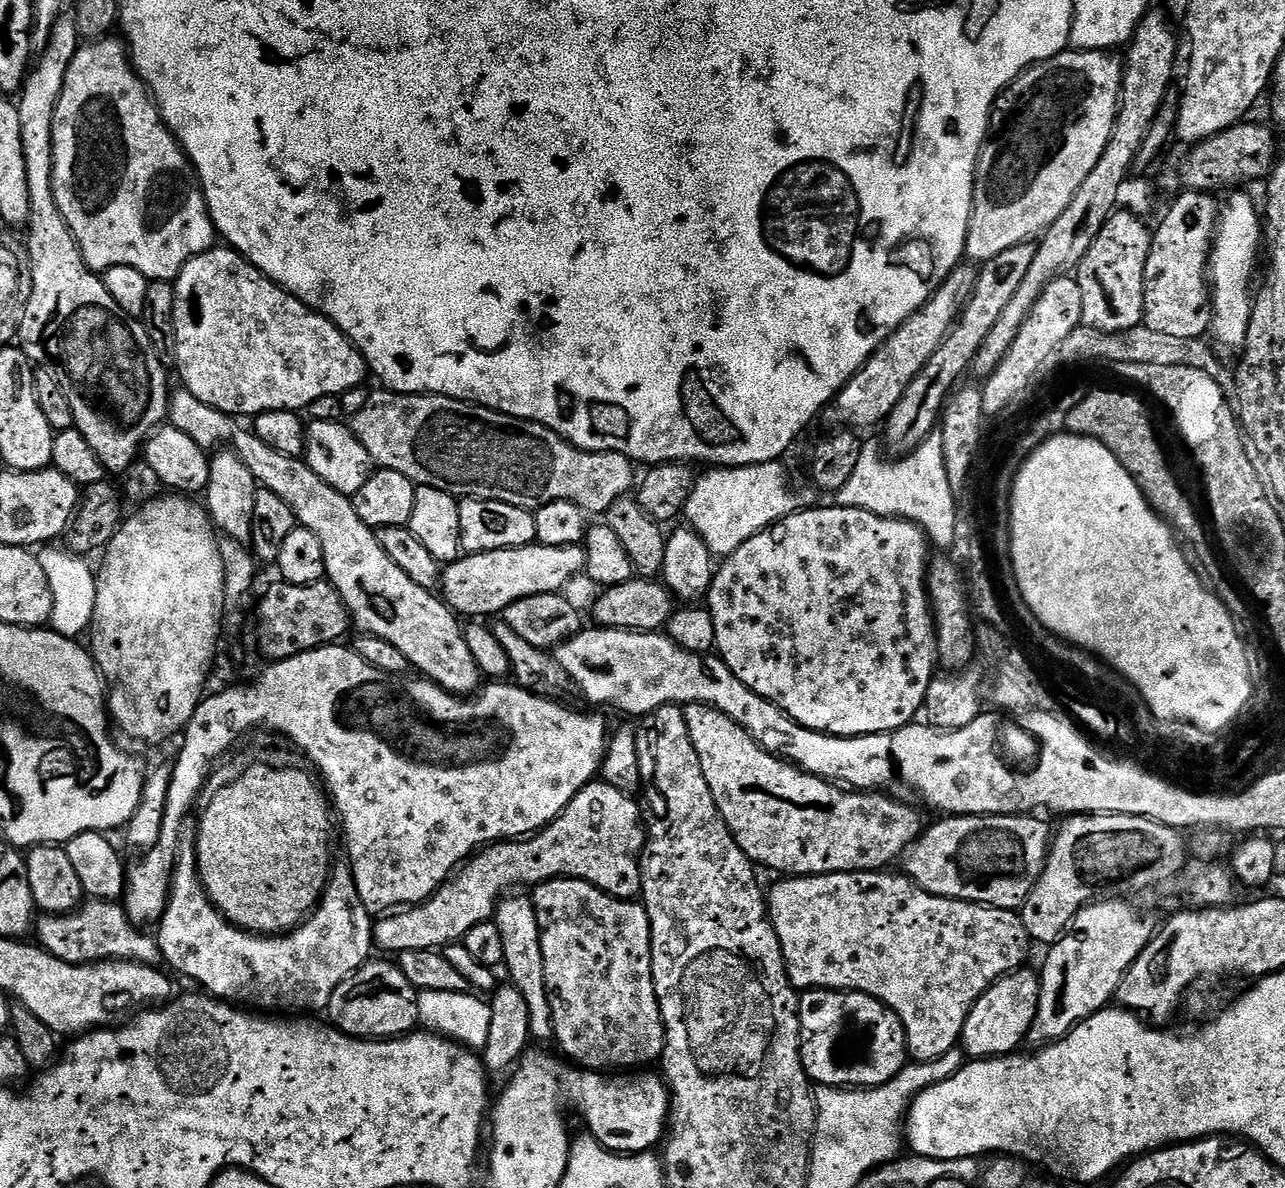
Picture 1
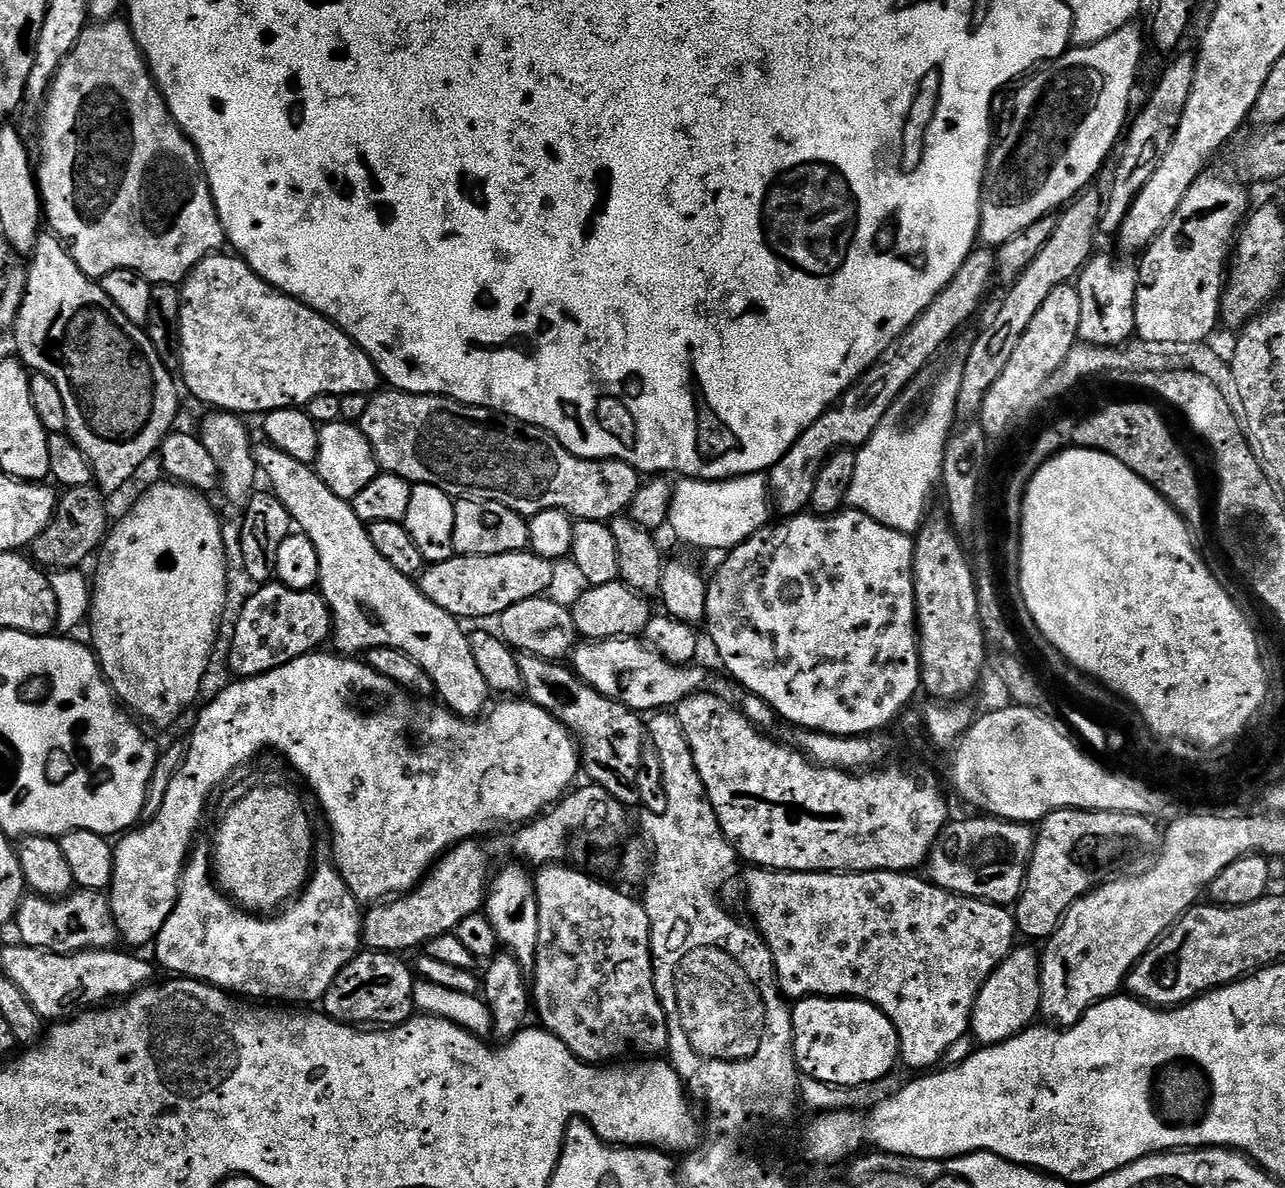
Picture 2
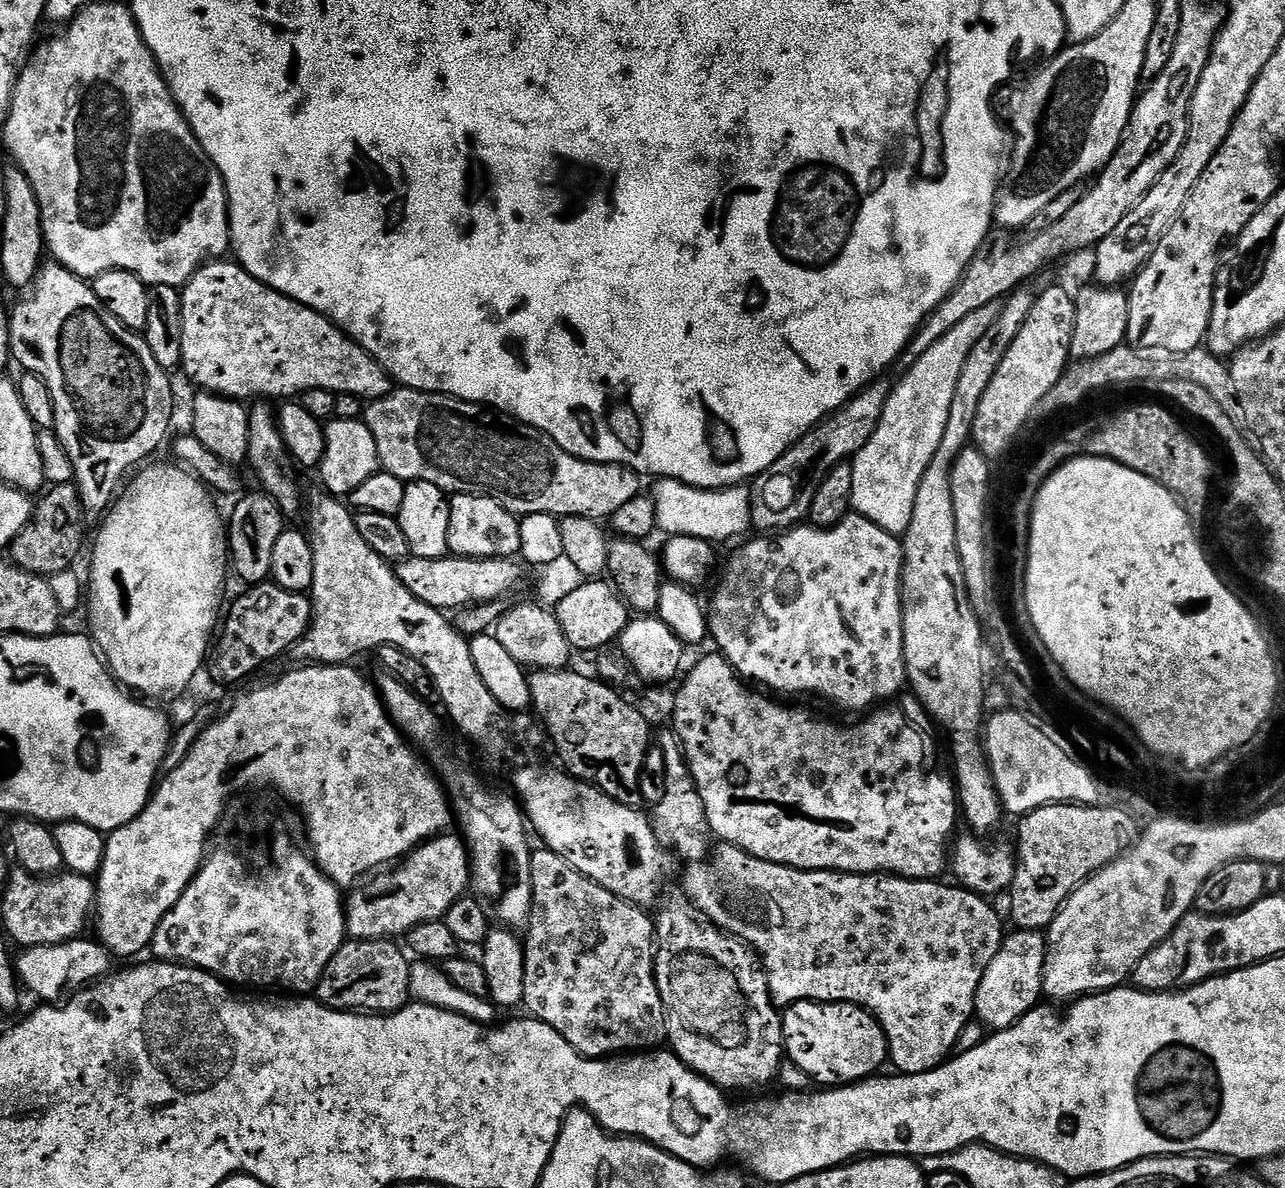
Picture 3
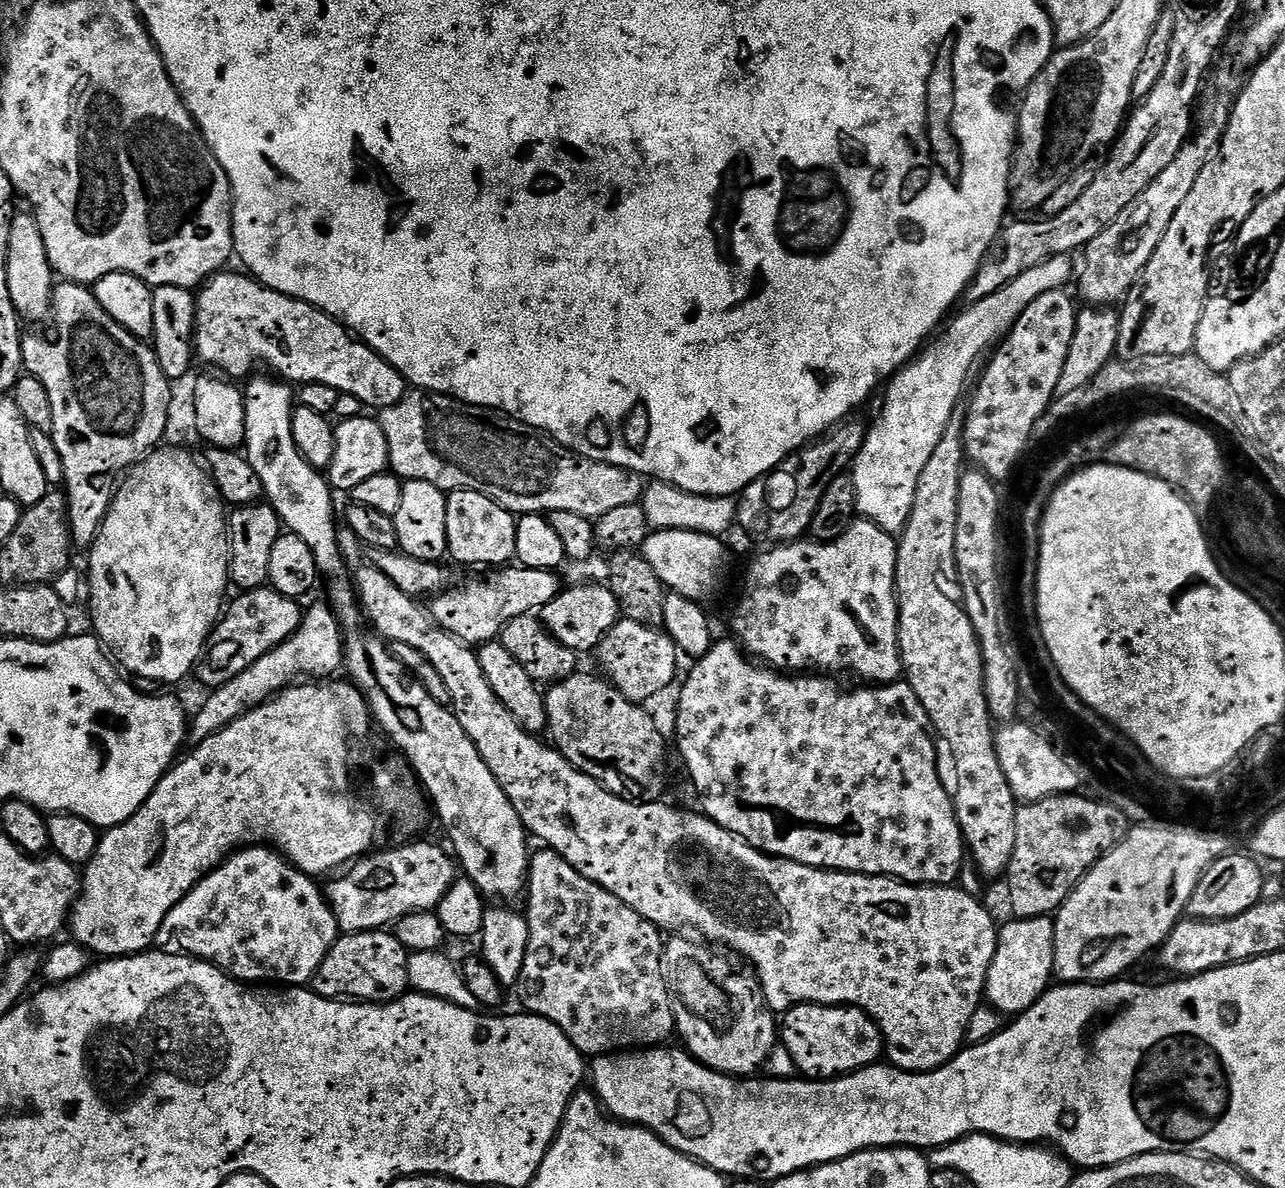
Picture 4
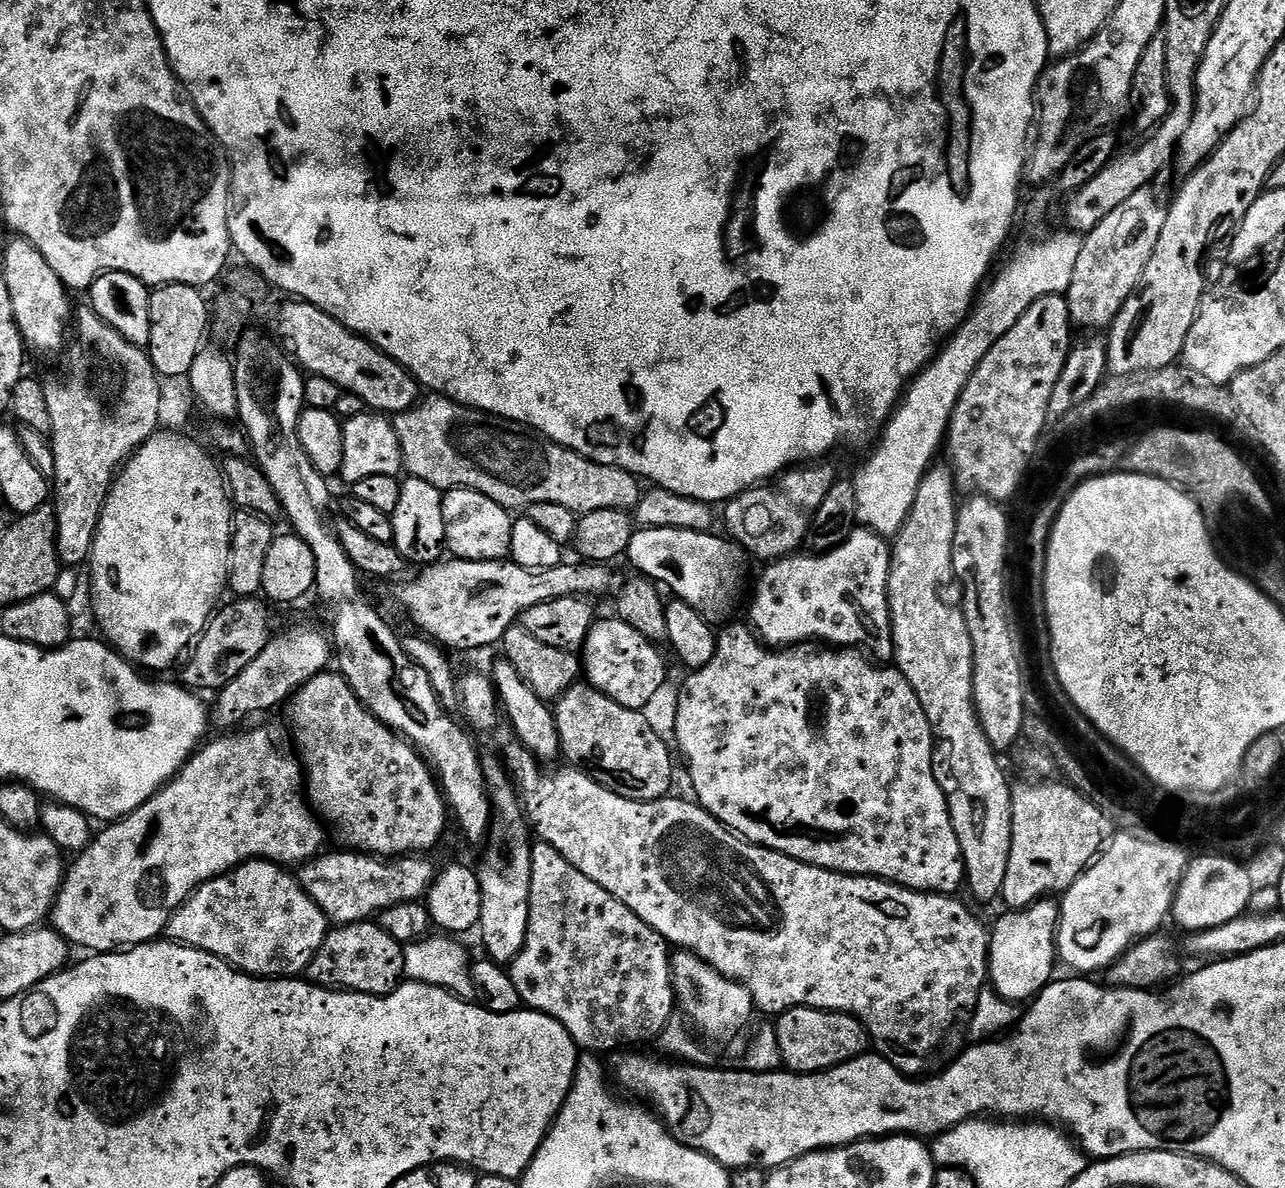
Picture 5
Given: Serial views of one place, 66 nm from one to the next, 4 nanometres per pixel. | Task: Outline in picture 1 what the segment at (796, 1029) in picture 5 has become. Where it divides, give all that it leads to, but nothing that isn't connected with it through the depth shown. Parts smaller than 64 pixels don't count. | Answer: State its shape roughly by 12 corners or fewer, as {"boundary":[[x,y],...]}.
{"boundary":[[861,992],[800,996],[809,1081],[876,1088],[909,1059],[904,1027]]}

